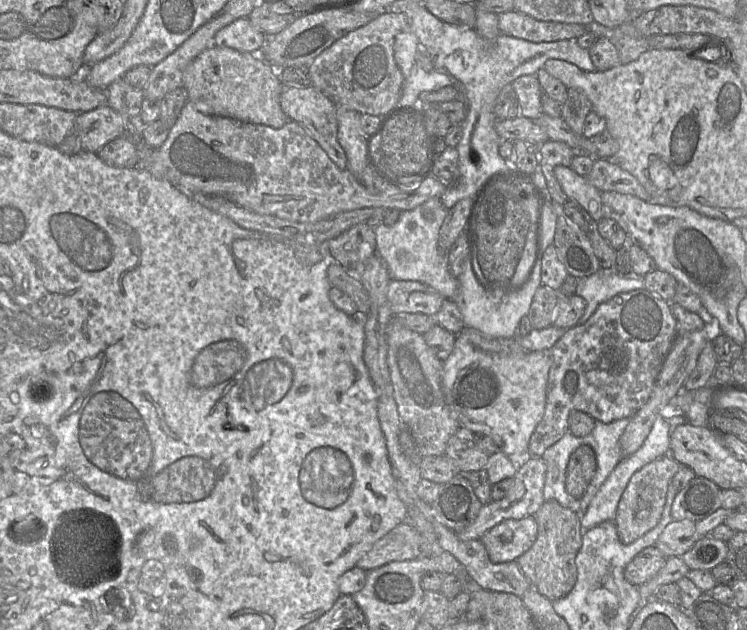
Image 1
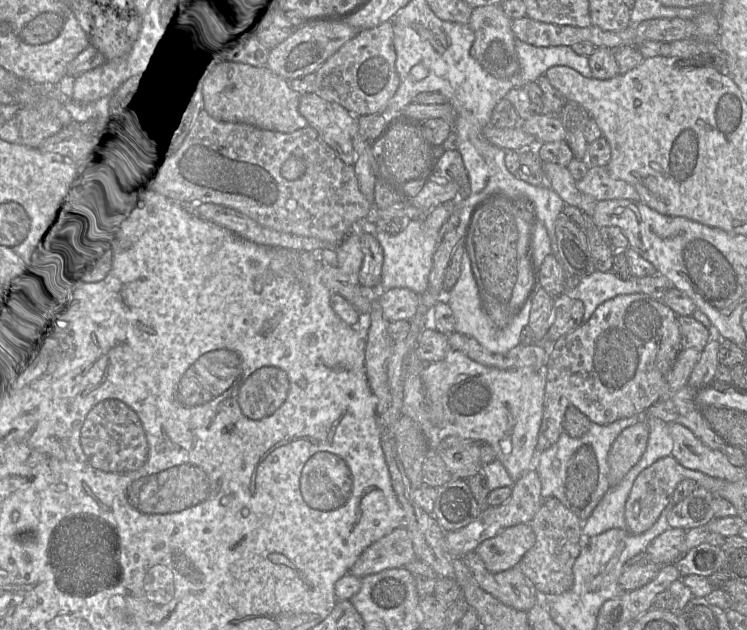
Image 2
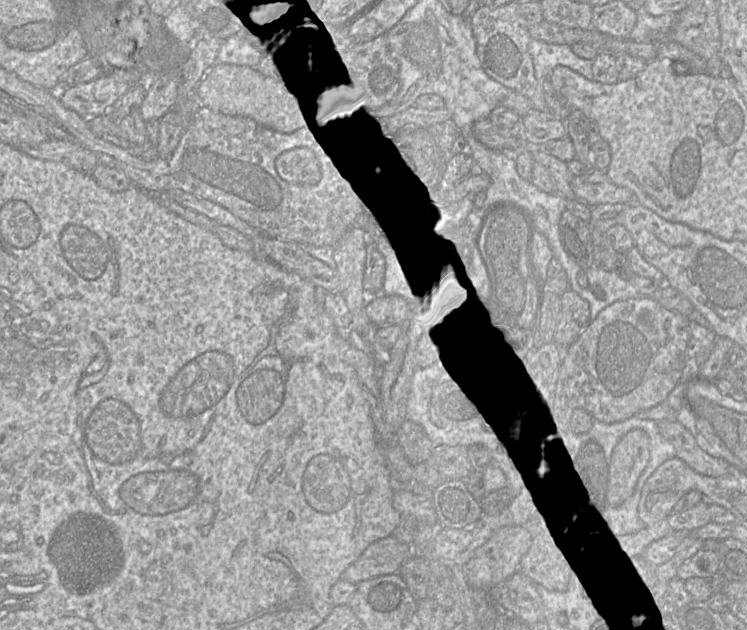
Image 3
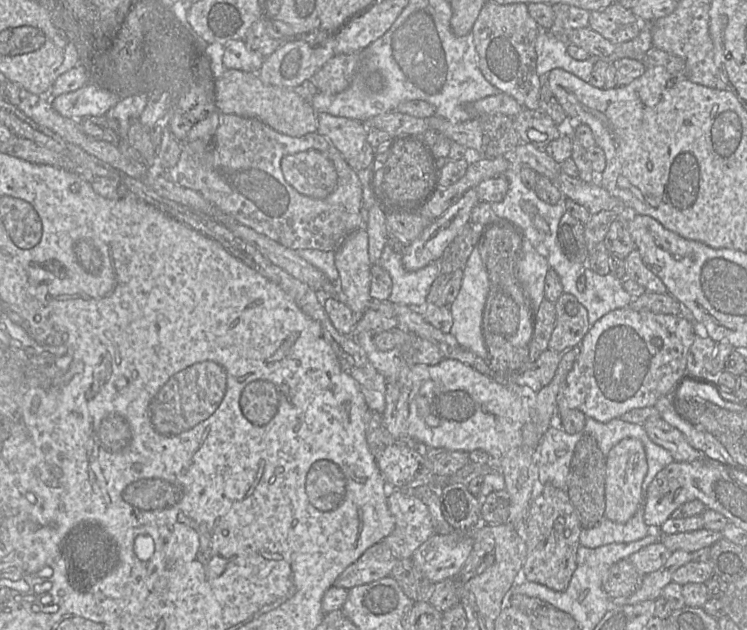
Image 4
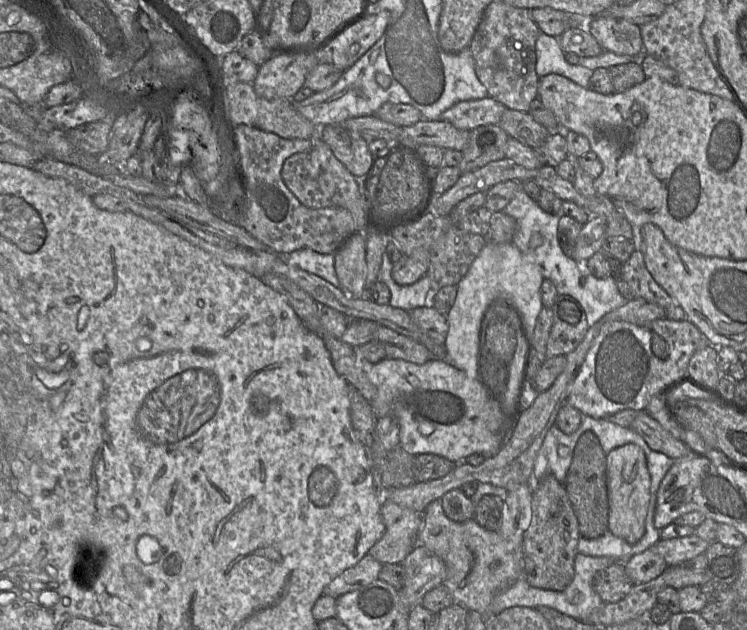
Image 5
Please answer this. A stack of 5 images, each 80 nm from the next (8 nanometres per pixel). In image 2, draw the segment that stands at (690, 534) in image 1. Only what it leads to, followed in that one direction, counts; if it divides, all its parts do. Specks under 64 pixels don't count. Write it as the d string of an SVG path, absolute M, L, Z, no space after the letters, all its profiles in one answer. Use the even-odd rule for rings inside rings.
M670 527L649 544L646 552L659 565L675 563L681 556L686 532L682 528Z

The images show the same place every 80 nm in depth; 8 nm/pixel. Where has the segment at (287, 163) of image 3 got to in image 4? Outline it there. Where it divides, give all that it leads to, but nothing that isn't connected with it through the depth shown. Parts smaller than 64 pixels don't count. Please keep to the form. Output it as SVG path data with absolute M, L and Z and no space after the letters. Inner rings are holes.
M318 150L286 155L280 167L285 180L300 194L310 198L326 198L337 184L333 163Z

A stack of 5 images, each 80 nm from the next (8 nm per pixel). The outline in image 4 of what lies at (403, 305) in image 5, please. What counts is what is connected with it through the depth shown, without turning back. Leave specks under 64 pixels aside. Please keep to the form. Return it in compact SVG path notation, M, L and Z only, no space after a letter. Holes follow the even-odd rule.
M386 244L379 264L389 273L392 281L391 293L387 300L409 308L424 307L427 304L431 285L440 271L439 260L410 272L402 265L402 253L394 252Z

